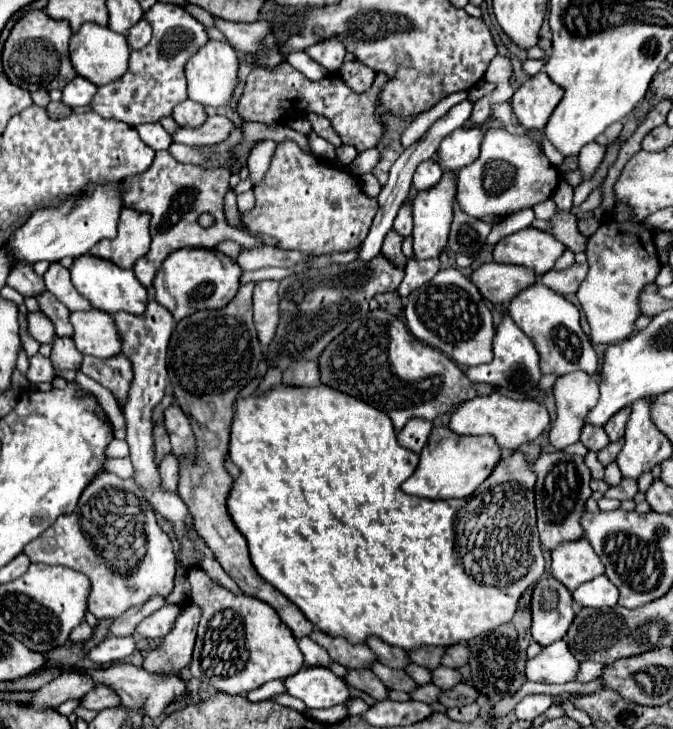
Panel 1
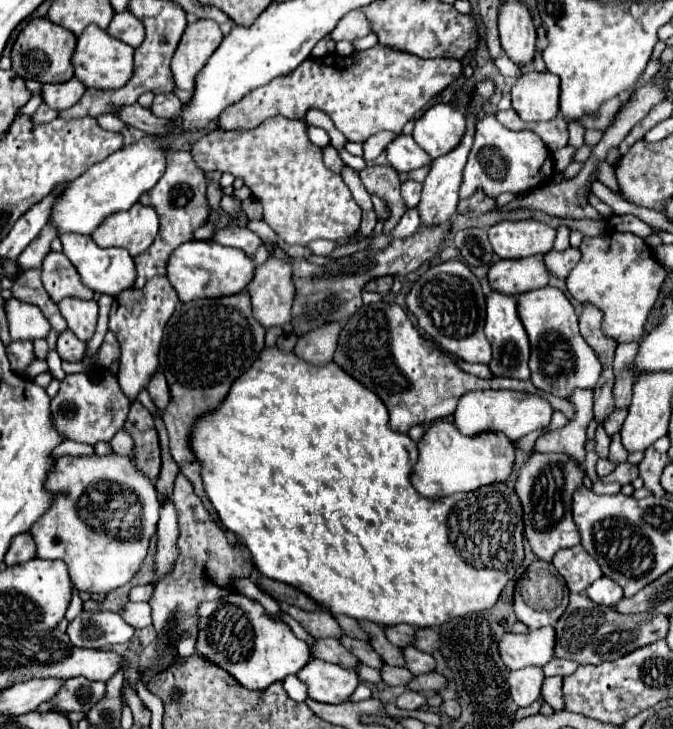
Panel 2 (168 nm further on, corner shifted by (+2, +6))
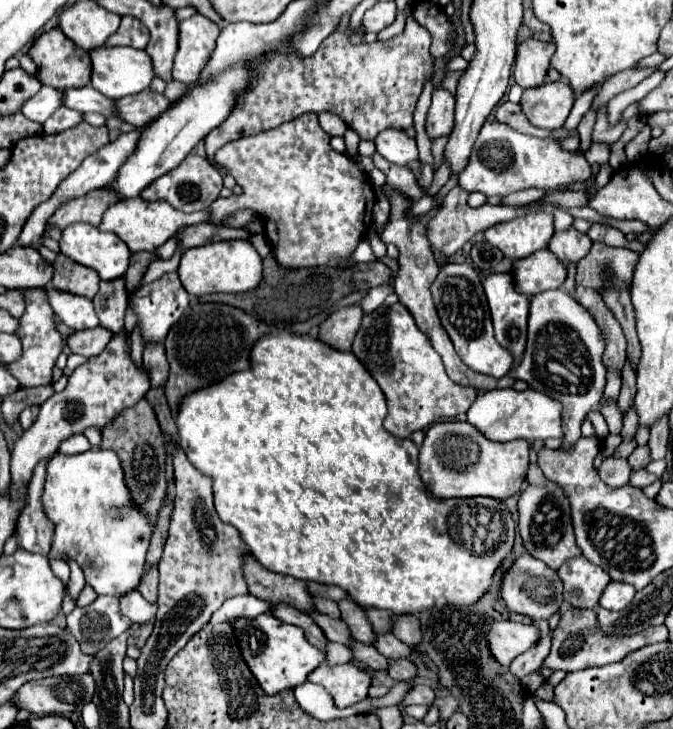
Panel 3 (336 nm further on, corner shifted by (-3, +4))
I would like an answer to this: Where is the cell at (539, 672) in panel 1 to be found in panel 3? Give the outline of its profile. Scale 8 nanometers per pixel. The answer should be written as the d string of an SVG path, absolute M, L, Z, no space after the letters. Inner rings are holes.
M501 620L489 630L489 648L495 660L501 666L509 666L519 654L533 648L541 638L541 630L525 624L517 624L511 620Z

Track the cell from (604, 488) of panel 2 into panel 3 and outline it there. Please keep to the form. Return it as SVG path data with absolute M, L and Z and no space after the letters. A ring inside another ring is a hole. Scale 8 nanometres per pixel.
M607 458L607 460L603 460L603 464L599 468L599 476L607 486L621 488L623 484L629 482L629 474L631 474L631 468L629 468L627 460Z

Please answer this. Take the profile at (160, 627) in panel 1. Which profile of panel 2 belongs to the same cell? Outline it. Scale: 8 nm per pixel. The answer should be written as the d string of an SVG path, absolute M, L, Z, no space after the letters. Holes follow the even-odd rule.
M126 602L118 614L134 628L146 628L152 624L148 602Z

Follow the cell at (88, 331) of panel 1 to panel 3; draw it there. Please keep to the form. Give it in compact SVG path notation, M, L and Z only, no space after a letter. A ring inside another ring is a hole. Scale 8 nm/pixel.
M49 290L49 304L55 310L55 314L61 316L63 324L67 324L71 330L89 330L99 326L99 318L95 316L93 302L69 292Z

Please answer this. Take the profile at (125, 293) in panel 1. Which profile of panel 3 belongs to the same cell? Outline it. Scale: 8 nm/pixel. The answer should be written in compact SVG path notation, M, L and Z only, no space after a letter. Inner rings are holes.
M73 224L71 228L63 230L63 236L61 236L61 242L59 242L59 248L61 248L61 254L69 256L71 260L87 266L87 268L93 268L101 280L109 282L109 280L117 280L117 278L123 278L127 268L129 268L129 248L123 244L123 240L119 240L115 234L111 232L99 232L95 226L91 224Z

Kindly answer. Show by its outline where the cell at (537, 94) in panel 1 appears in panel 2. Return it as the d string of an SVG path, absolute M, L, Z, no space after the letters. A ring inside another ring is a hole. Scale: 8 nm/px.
M524 72L512 86L512 108L526 122L558 116L560 78L552 72Z

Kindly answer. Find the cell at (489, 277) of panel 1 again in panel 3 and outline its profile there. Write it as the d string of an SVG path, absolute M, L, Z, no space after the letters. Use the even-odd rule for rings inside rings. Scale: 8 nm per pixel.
M539 250L527 258L513 260L511 268L515 288L521 294L533 296L543 290L561 288L567 276L567 270L549 250Z

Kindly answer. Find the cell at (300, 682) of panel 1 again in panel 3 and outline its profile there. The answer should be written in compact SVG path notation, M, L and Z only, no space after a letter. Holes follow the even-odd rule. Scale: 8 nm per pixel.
M321 664L309 676L309 682L321 684L331 696L337 708L349 708L367 698L371 676L355 664Z

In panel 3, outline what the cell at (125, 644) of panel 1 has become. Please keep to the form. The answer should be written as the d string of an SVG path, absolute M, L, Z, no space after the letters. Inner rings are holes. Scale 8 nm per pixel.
M99 596L87 608L77 606L67 616L67 630L85 654L95 654L105 642L121 636L131 626L131 620L121 614L119 598L115 596Z

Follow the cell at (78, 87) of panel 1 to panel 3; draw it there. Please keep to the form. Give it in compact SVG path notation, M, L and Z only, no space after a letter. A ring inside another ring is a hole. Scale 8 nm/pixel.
M41 86L41 90L31 100L27 100L27 104L23 106L21 112L29 120L43 124L43 120L47 120L63 104L65 104L65 96L61 90L51 88L51 86Z

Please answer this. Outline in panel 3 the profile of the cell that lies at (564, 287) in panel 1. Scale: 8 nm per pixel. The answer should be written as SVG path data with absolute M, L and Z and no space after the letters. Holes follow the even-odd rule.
M569 228L565 232L555 232L551 238L551 244L547 246L563 264L577 264L581 258L587 256L591 248L591 240L587 234L577 232L575 228Z

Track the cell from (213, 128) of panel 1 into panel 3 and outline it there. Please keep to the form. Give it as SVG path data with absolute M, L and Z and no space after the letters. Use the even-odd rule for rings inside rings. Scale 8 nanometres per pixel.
M91 86L75 88L75 90L65 90L67 96L67 108L79 110L79 112L99 112L105 118L115 118L117 108L115 102L101 92L95 92Z

